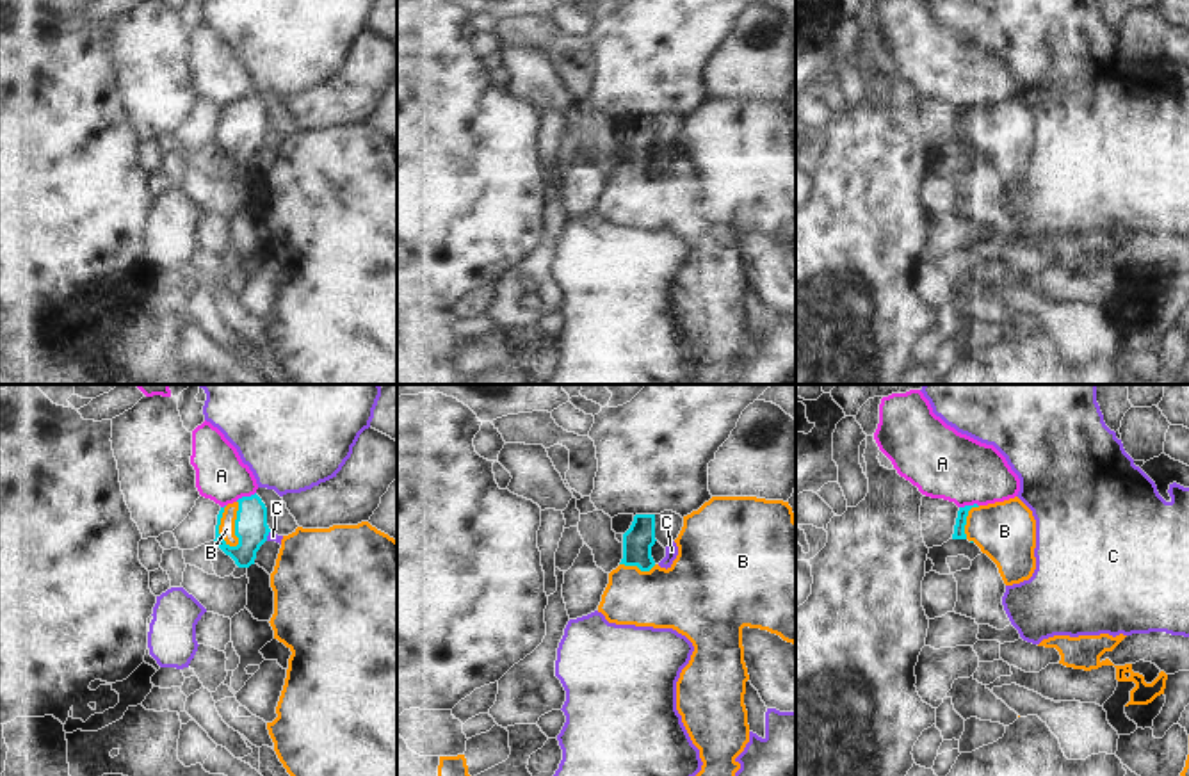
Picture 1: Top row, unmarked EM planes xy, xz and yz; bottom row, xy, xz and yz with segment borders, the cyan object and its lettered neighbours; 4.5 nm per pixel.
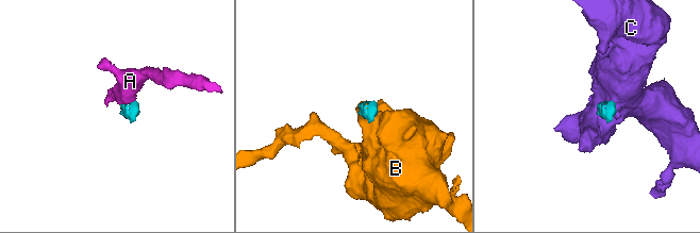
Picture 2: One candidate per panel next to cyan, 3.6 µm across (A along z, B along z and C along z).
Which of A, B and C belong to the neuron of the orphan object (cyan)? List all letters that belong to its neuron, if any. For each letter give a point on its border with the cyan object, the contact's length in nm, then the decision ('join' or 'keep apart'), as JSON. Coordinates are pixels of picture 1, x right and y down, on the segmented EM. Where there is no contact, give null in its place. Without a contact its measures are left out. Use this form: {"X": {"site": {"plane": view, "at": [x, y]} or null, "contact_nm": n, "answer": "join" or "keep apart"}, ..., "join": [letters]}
{"A": {"site": {"plane": "xy", "at": [244, 497]}, "contact_nm": 100, "answer": "keep apart"}, "B": {"site": {"plane": "xy", "at": [235, 525]}, "contact_nm": 220, "answer": "join"}, "C": {"site": {"plane": "xy", "at": [267, 534]}, "contact_nm": 50, "answer": "keep apart"}, "join": ["B"]}

